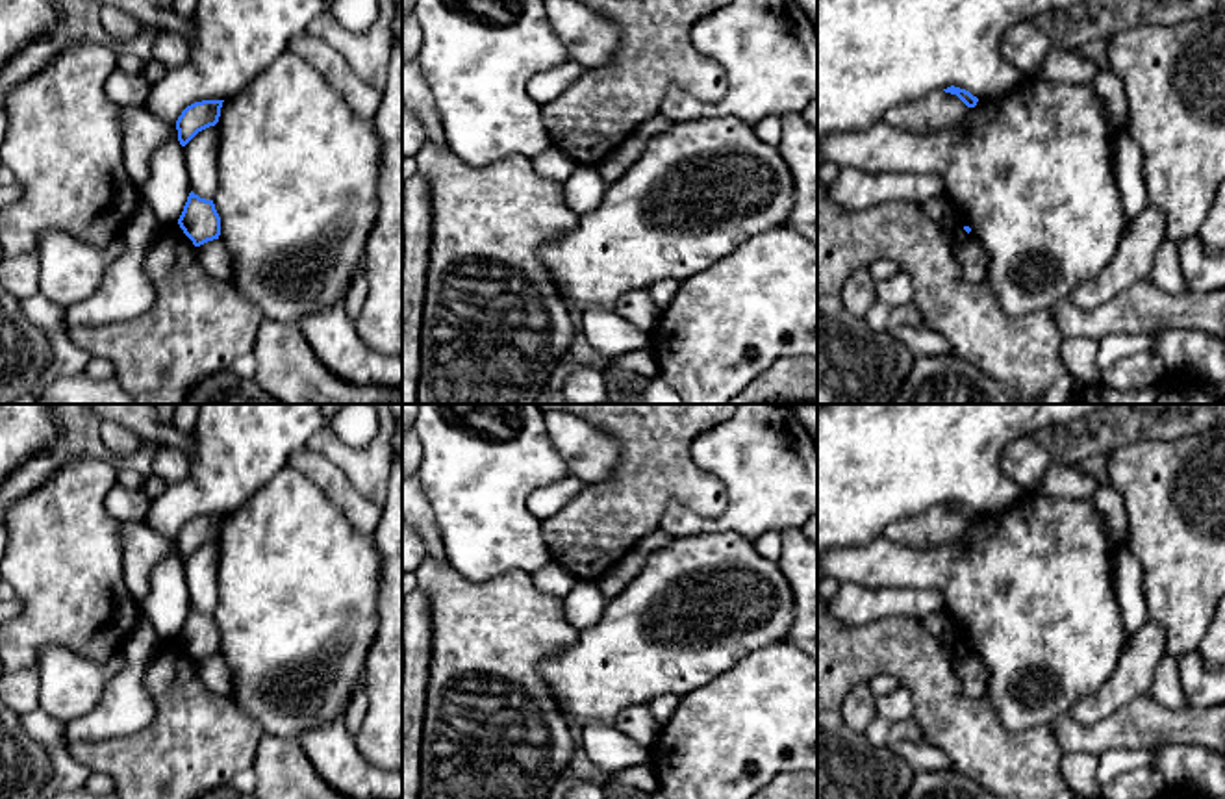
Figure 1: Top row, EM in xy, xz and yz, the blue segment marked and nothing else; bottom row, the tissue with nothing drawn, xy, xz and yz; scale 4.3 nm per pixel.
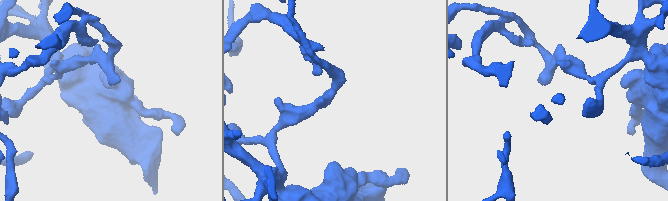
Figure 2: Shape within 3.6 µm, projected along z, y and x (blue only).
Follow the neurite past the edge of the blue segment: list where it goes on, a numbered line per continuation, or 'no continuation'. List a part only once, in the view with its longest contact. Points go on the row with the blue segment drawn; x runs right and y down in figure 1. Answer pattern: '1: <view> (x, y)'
no continuation

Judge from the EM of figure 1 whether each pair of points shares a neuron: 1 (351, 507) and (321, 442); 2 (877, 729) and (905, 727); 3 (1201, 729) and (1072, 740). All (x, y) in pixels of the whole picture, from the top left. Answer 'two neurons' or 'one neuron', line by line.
1: two neurons
2: one neuron
3: one neuron

